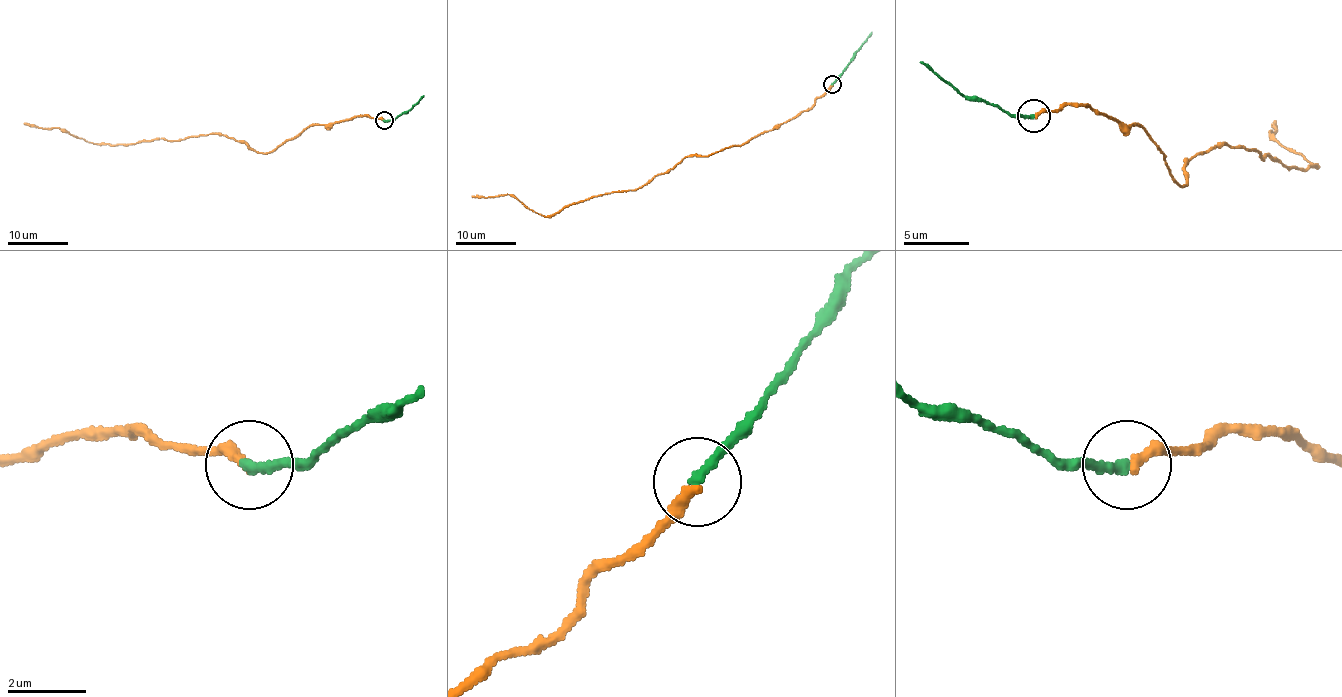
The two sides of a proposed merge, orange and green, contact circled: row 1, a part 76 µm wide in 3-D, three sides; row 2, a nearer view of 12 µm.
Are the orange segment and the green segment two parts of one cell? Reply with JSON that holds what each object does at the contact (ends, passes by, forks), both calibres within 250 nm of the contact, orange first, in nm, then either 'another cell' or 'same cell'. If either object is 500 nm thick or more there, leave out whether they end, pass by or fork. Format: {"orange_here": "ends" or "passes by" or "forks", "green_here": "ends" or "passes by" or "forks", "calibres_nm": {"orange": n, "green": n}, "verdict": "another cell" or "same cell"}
{"orange_here": "ends", "green_here": "ends", "calibres_nm": {"orange": 300, "green": 280}, "verdict": "same cell"}

